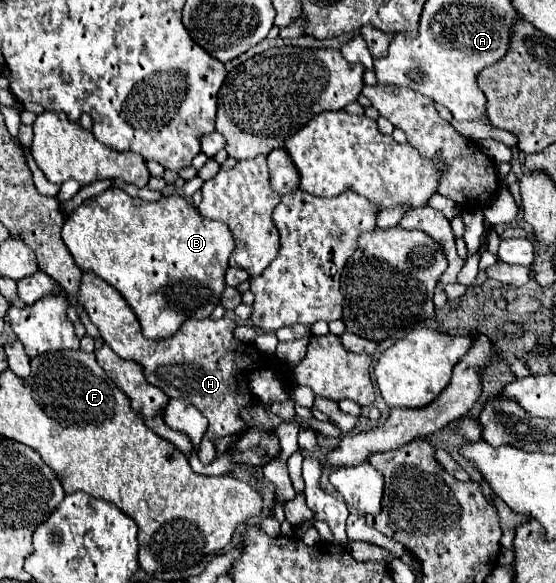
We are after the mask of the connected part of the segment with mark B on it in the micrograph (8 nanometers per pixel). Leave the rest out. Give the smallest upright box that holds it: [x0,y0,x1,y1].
[61,186,235,340]

